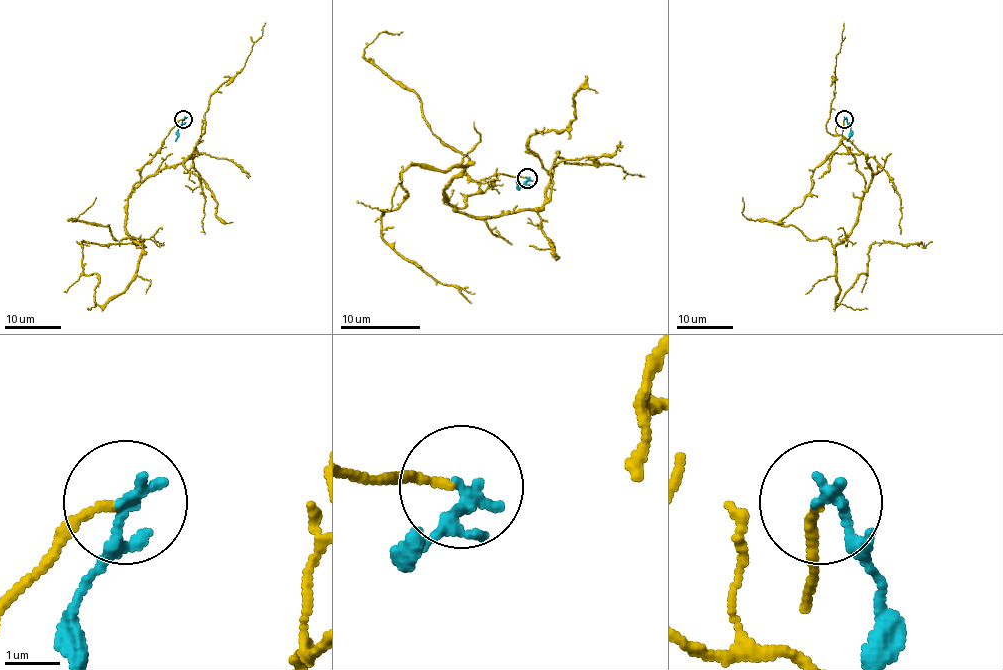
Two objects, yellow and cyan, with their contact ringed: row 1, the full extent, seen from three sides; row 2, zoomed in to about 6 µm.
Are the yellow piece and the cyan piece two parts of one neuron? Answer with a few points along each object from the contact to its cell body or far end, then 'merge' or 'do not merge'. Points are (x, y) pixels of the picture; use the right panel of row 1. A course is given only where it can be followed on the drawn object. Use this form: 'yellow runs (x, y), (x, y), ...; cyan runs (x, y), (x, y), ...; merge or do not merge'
yellow runs (844, 119), (842, 144), (865, 192), (858, 223), (835, 246), (835, 305), (868, 274), (876, 242), (932, 241); cyan runs (844, 119), (849, 127), (847, 141); do not merge

